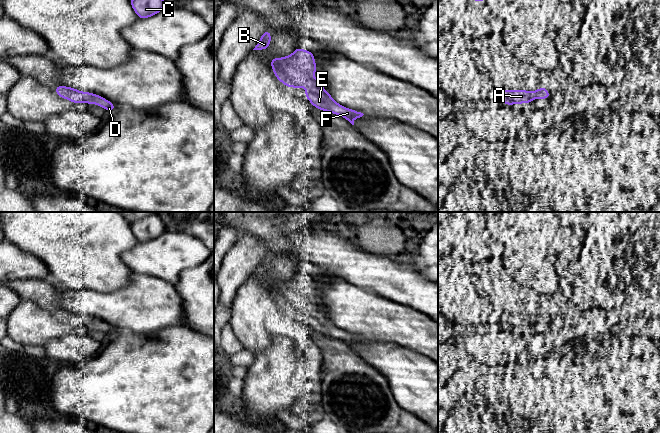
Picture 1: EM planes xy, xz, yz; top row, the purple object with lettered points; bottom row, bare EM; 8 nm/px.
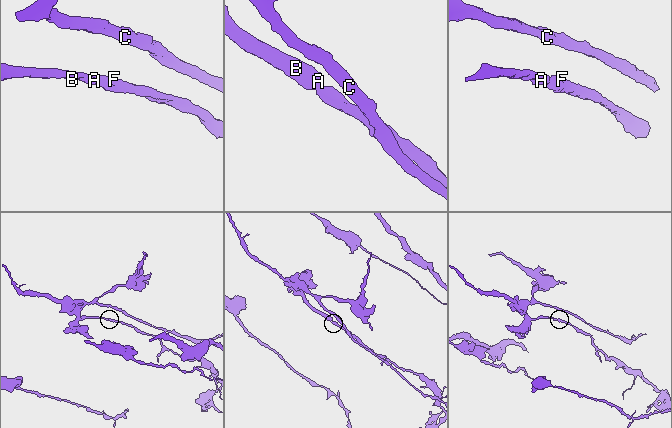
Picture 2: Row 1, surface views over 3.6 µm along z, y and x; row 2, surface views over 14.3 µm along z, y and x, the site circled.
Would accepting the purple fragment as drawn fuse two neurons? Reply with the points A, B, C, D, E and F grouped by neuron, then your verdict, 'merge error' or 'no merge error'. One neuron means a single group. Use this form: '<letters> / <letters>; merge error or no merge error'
A B C D E F; no merge error

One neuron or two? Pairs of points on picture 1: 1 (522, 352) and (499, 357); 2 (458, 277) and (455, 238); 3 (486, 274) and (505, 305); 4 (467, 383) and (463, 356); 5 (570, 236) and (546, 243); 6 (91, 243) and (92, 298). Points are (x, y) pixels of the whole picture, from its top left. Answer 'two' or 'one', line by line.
1: one
2: two
3: one
4: two
5: two
6: two

